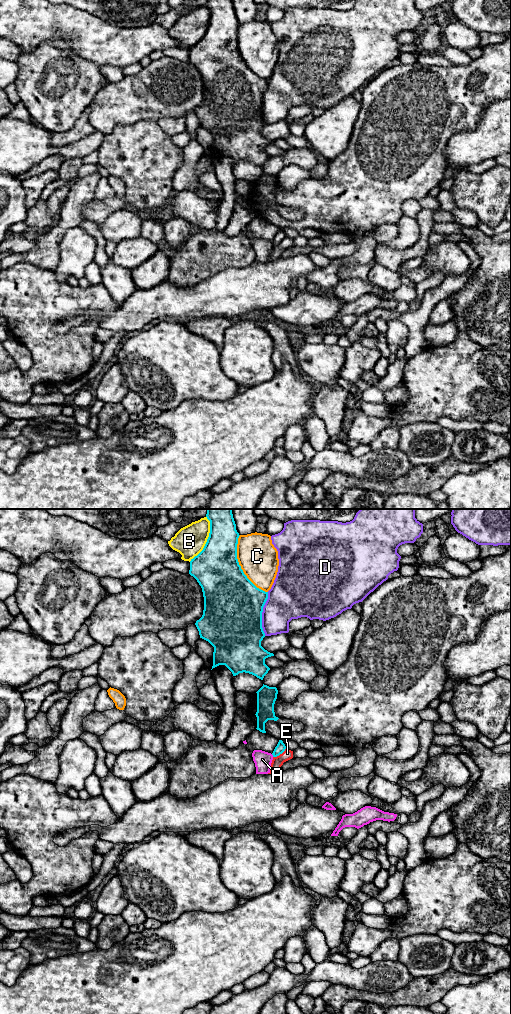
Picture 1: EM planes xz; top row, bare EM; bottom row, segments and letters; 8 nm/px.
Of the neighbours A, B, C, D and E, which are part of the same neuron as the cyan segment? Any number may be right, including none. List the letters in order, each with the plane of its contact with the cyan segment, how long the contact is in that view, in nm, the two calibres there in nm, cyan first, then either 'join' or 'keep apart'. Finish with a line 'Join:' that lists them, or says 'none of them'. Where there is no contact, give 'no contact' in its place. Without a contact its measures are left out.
A: xz | 30 nm | 80/140 nm | keep apart
B: xz | 400 nm | 360/240 nm | keep apart
C: xz | 500 nm | 400/320 nm | keep apart
D: xz | 360 nm | 480/320 nm | keep apart
E: xz | 130 nm | 80/90 nm | keep apart
Join: none of them

